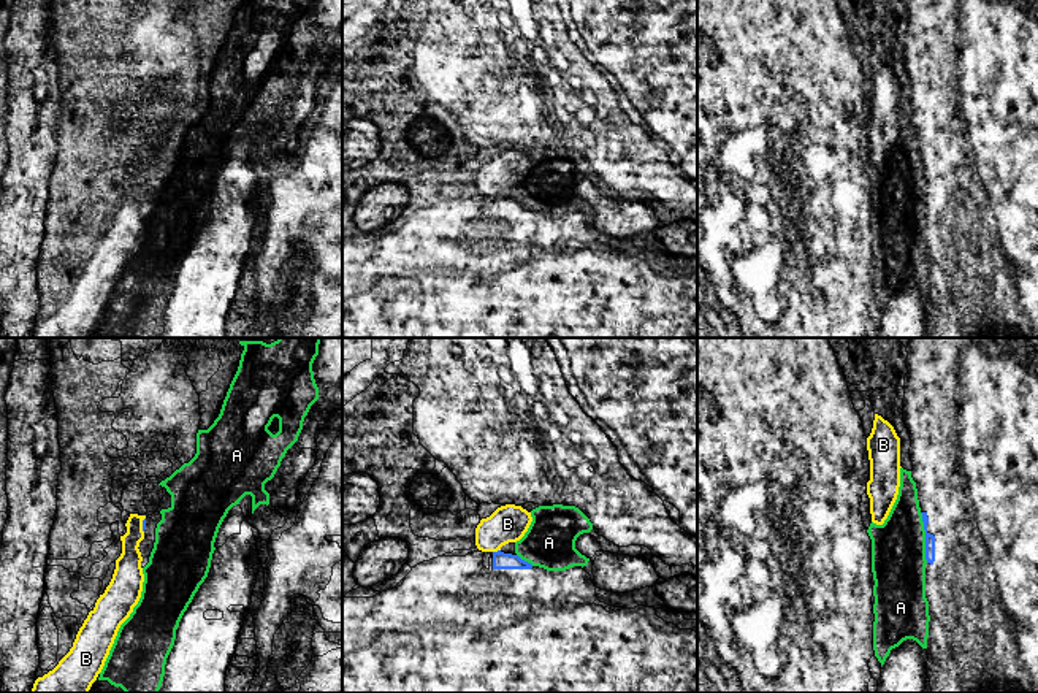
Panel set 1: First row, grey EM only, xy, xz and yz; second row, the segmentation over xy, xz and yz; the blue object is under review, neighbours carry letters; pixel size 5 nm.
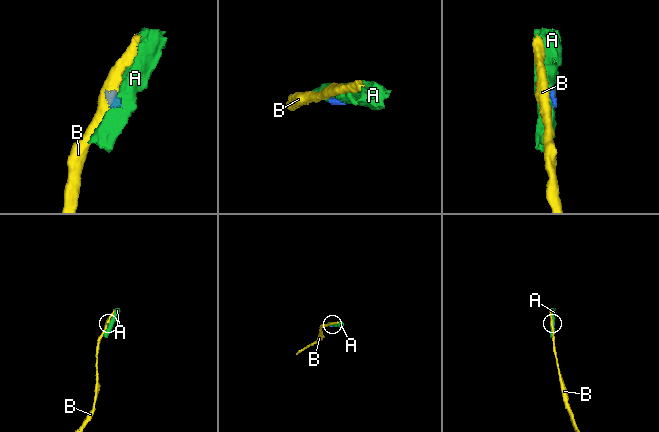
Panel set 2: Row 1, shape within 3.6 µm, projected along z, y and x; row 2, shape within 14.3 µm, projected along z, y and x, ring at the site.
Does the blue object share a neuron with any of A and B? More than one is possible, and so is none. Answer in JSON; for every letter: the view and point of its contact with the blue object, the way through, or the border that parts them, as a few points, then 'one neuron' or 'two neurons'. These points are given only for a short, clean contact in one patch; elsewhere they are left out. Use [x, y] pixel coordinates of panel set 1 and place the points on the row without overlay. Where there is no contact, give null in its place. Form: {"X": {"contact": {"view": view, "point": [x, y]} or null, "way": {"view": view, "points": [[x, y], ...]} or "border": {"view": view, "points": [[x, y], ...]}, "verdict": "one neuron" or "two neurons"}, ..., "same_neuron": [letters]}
{"A": {"contact": {"view": "yz", "point": [926, 183]}, "border": {"view": "yz", "points": [[919, 157], [924, 167], [924, 203], [927, 206]]}, "verdict": "two neurons"}, "B": {"contact": {"view": "xz", "point": [498, 195]}, "border": {"view": "xz", "points": [[499, 194], [493, 197]]}, "verdict": "two neurons"}, "same_neuron": []}

